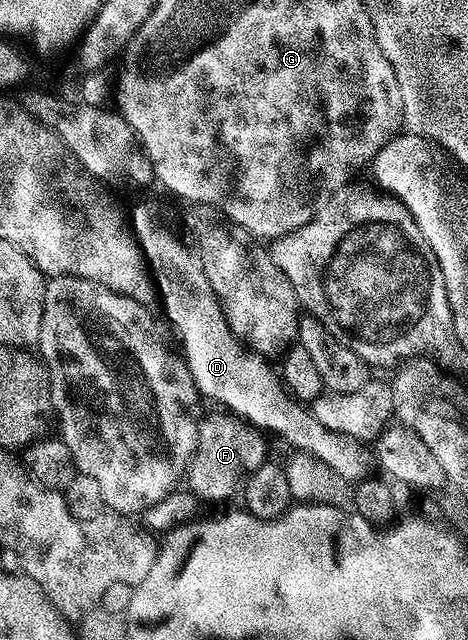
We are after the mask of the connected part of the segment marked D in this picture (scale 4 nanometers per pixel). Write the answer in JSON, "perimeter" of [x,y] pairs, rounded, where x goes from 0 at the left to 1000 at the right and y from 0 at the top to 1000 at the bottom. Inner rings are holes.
{"perimeter":[[[291,320],[274,344],[425,620],[434,627],[459,625],[466,630],[459,633],[562,678],[596,681],[620,703],[684,716],[684,722],[709,728],[726,747],[763,753],[788,745],[795,713],[784,695],[761,684],[692,672],[692,666],[675,659],[669,642],[611,611],[596,583],[577,577],[579,564],[536,550],[500,527],[421,398],[338,345],[335,334],[316,320]]]}

